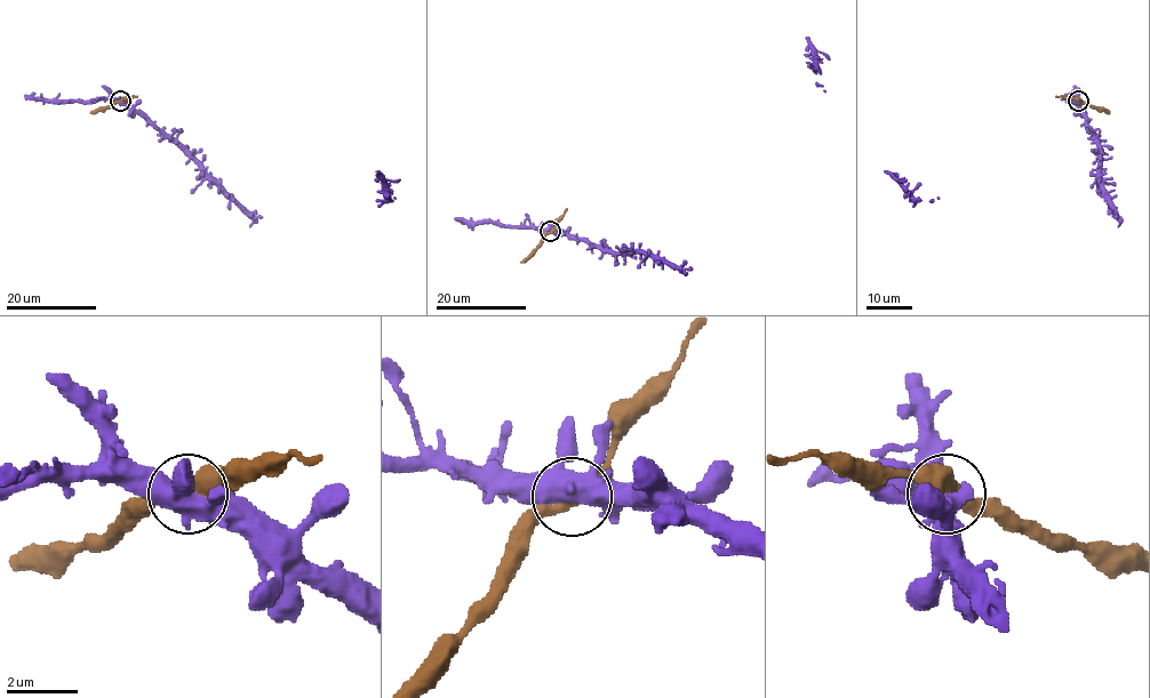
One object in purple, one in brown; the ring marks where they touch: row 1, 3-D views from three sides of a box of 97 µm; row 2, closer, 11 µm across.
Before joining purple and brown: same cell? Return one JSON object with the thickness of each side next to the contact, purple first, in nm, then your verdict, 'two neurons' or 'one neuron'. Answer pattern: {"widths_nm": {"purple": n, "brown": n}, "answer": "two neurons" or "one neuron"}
{"widths_nm": {"purple": 480, "brown": 440}, "answer": "two neurons"}

